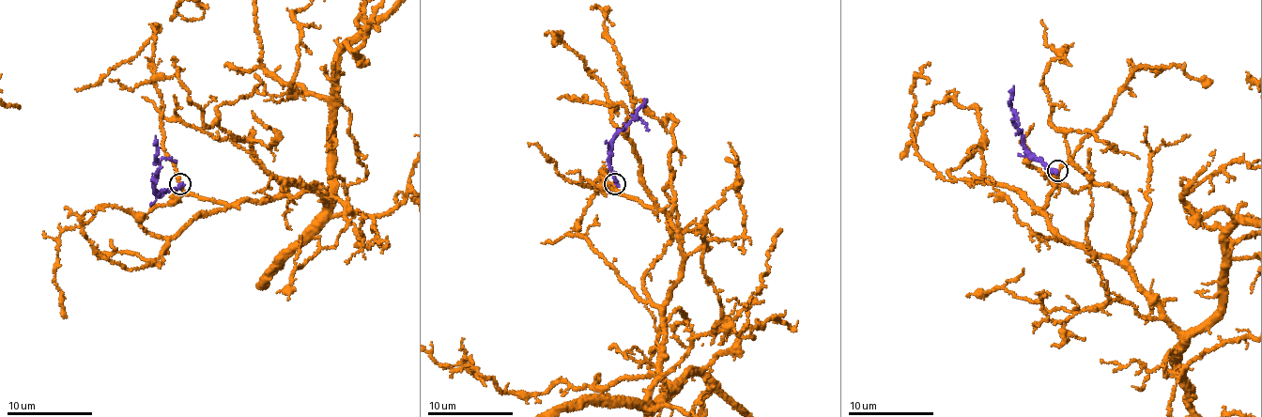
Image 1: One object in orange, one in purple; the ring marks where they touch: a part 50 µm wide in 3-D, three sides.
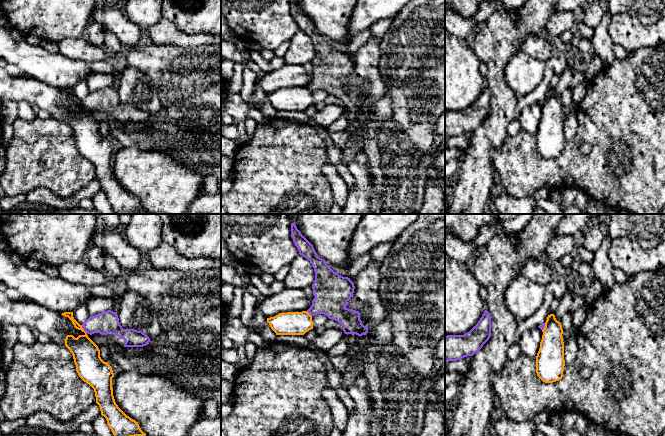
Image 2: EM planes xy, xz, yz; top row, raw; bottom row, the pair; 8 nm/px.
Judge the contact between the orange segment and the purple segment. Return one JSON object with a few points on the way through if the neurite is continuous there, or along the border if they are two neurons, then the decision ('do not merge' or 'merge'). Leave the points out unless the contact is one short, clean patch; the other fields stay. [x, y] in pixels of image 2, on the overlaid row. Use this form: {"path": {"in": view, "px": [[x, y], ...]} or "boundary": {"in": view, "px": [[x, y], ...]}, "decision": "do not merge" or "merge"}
{"boundary": {"in": "xy", "px": [[81, 325], [86, 333]]}, "decision": "do not merge"}

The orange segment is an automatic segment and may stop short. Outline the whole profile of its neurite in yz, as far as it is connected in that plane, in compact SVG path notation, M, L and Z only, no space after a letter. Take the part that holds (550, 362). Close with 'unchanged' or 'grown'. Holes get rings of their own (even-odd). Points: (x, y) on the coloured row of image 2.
M554 314L548 315L542 332L536 356L536 373L543 382L553 383L562 379L565 366L563 329Z | unchanged

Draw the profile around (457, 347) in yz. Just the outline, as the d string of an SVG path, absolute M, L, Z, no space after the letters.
M484 311L478 323L464 335L445 336L445 362L457 361L478 352L491 336L491 316Z

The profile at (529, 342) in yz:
M538 326L525 330L518 342L521 353L532 358L536 358L540 348L543 332Z

